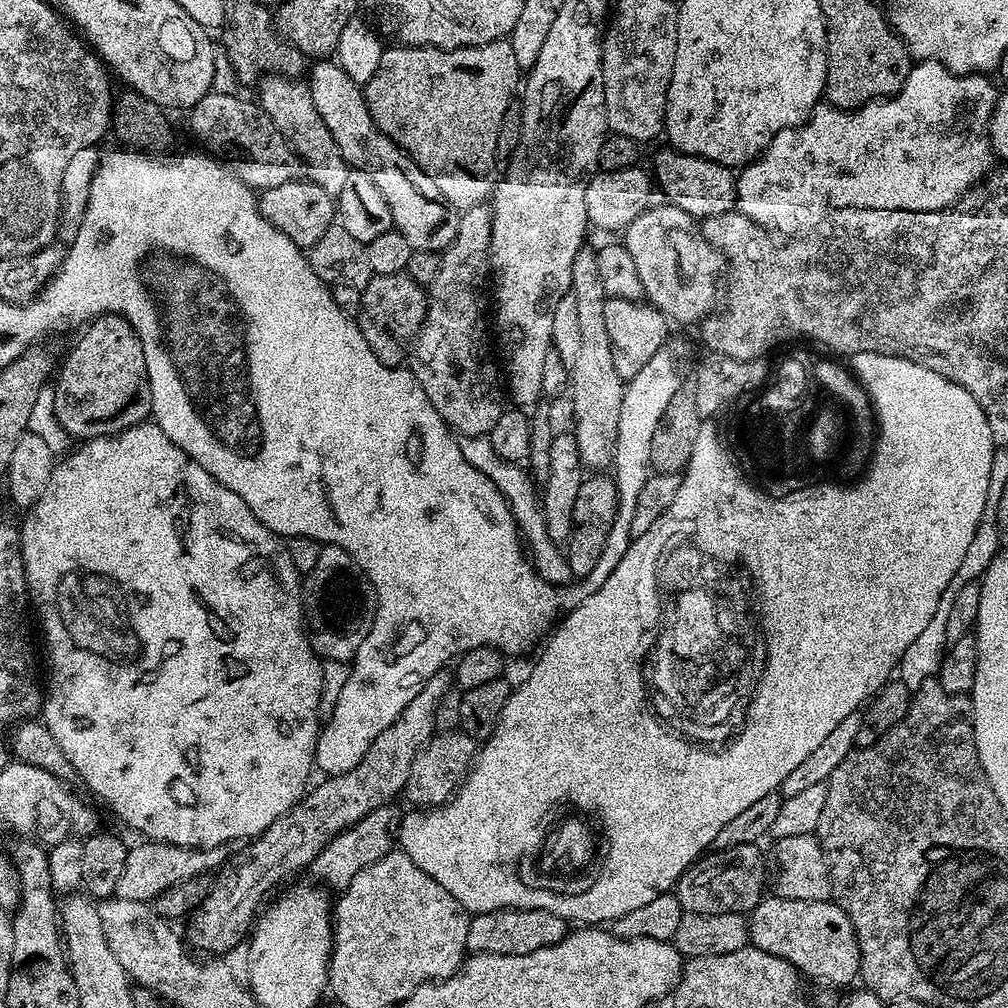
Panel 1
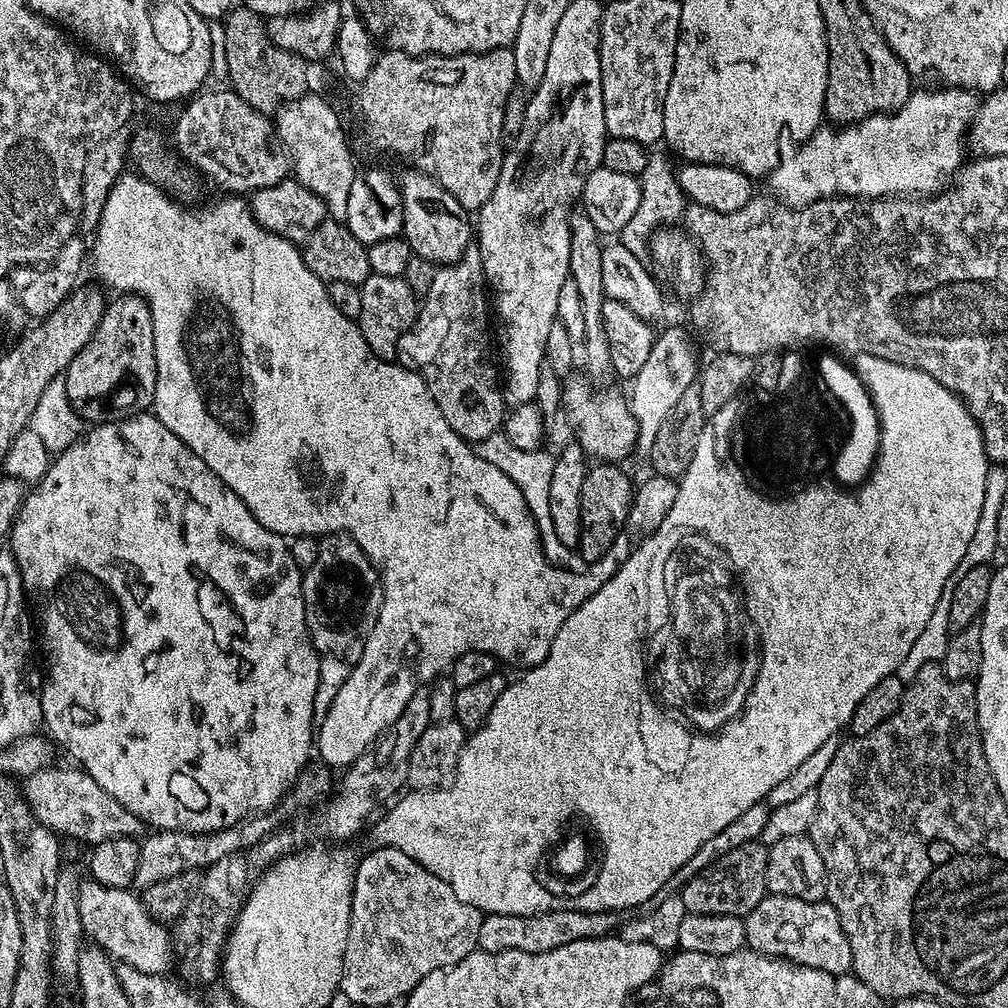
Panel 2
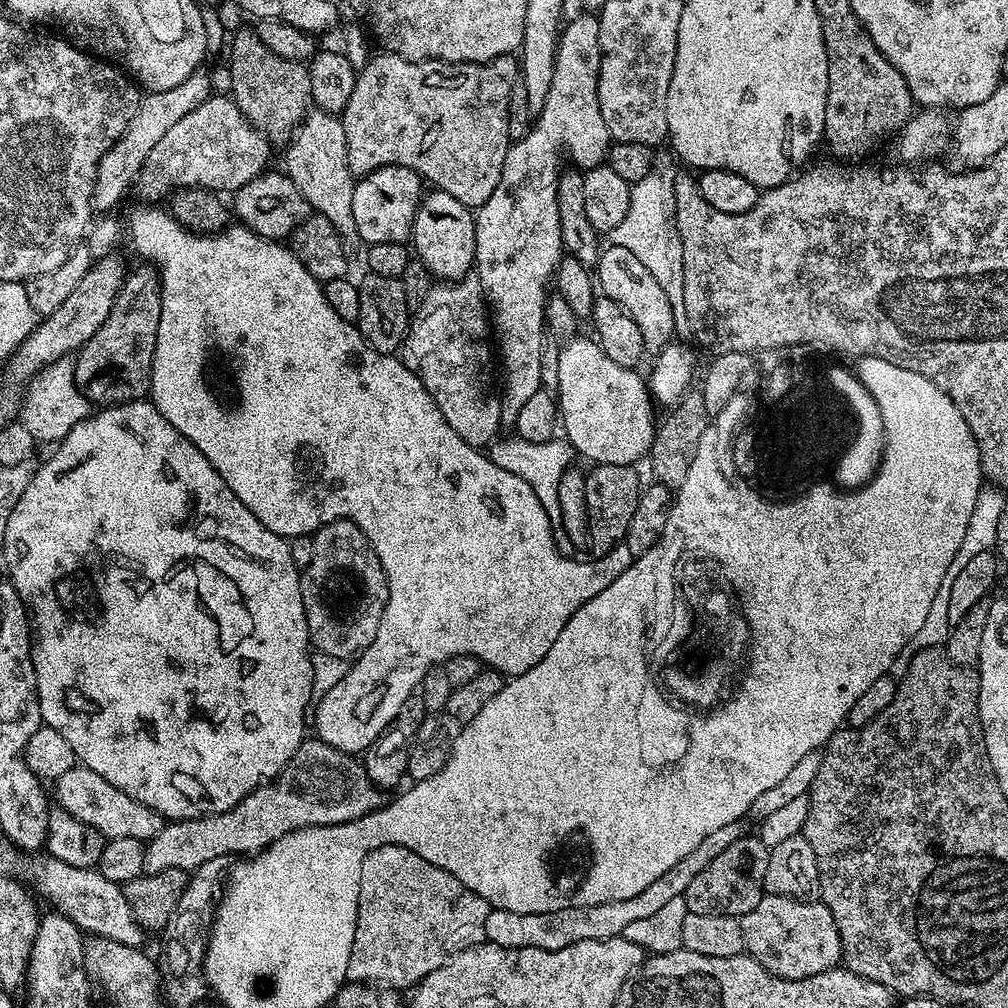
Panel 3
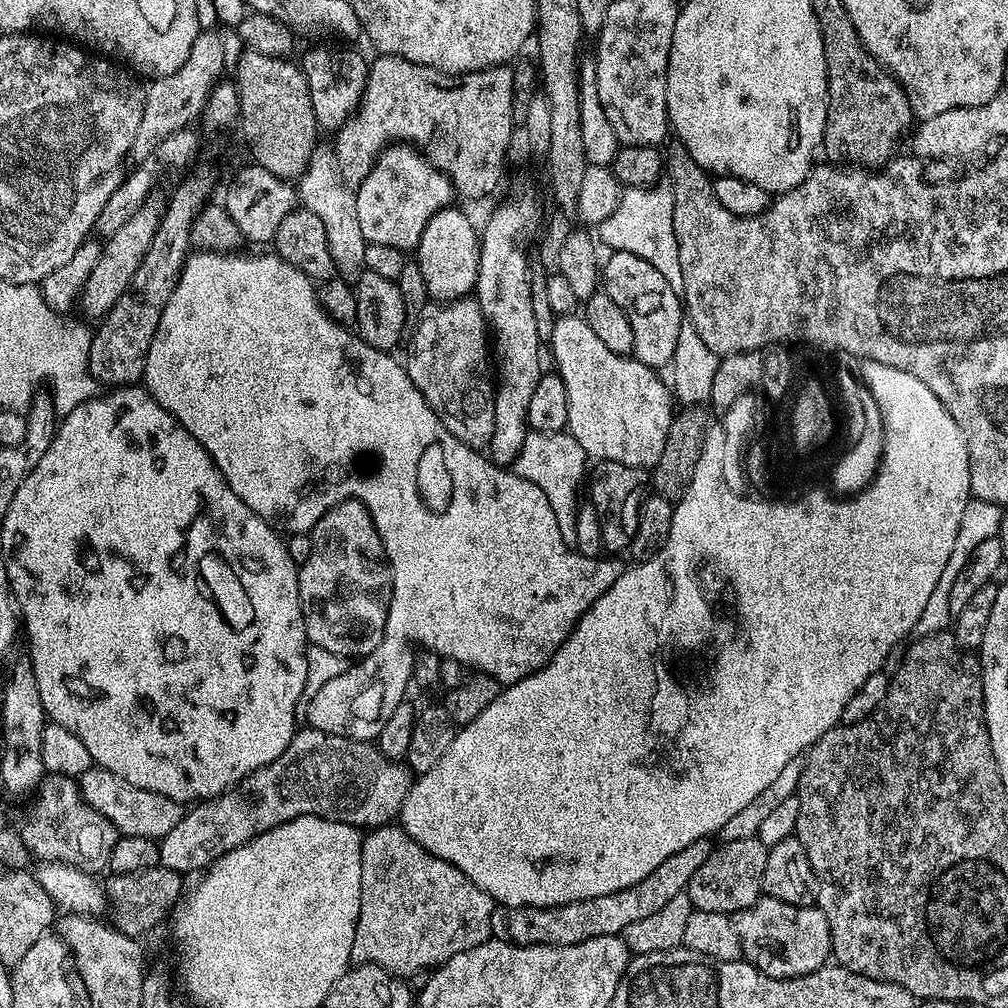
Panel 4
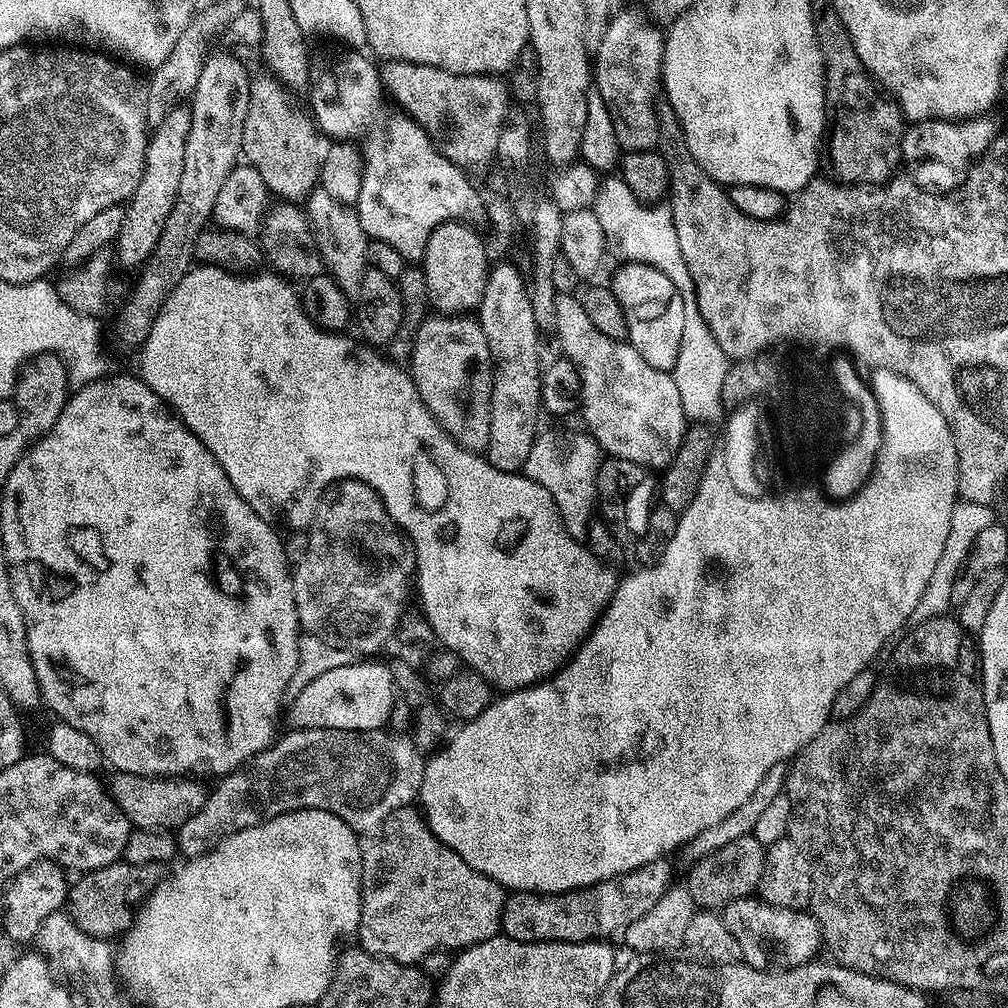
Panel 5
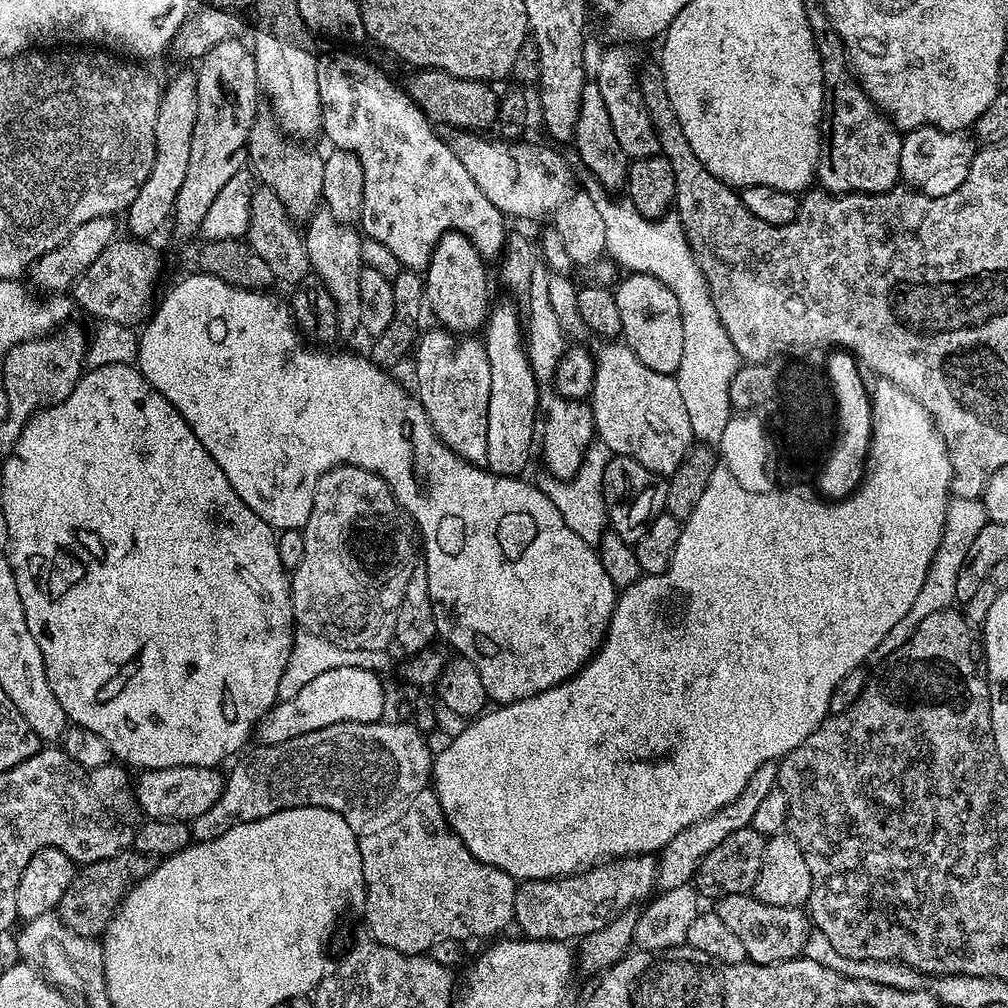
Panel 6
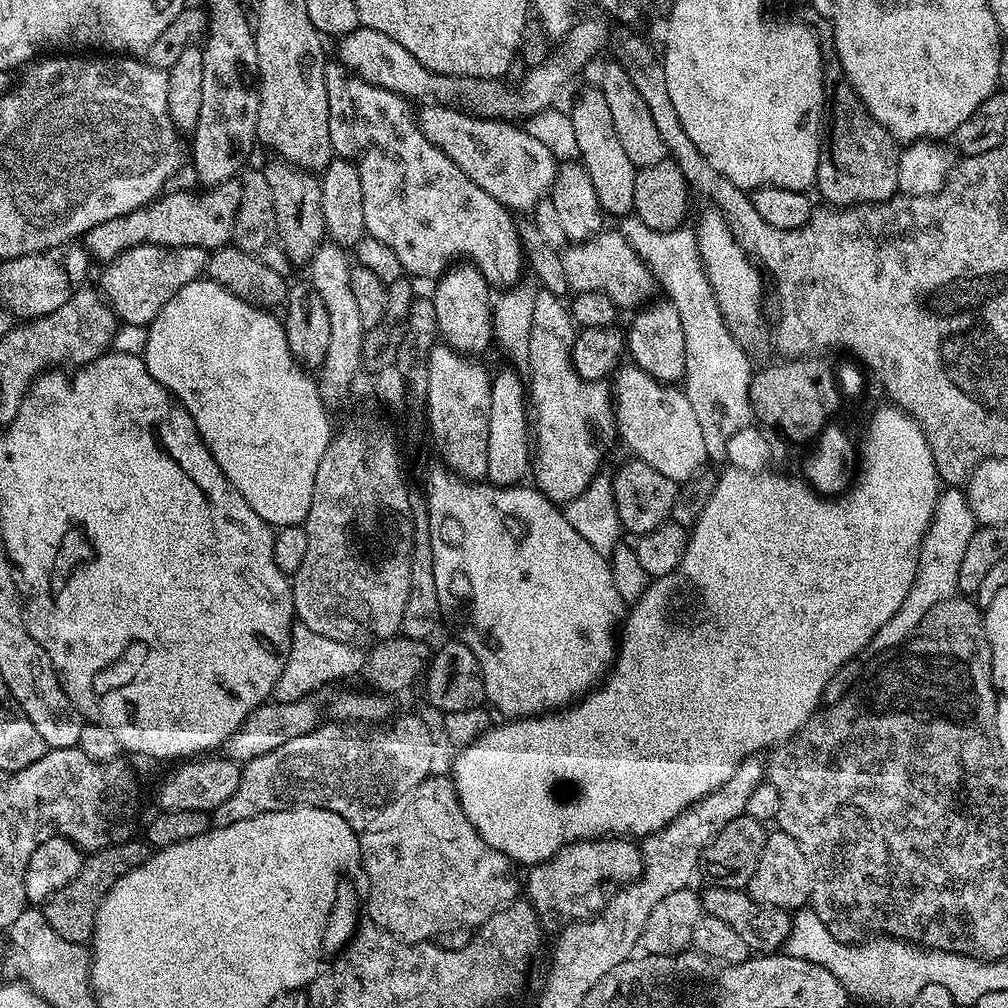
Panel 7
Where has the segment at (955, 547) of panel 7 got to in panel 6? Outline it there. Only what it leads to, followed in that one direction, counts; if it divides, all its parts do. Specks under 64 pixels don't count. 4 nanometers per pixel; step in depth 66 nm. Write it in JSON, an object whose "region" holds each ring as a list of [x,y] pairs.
{"region":[[[952,496],[949,499],[942,542],[934,554],[930,570],[926,574],[922,594],[918,594],[918,598],[914,598],[914,606],[910,610],[910,614],[906,614],[906,618],[902,618],[902,622],[898,622],[898,626],[894,626],[894,630],[890,630],[890,634],[886,634],[886,638],[882,638],[880,645],[873,650],[871,654],[873,661],[879,662],[886,659],[890,653],[898,650],[898,646],[902,646],[912,637],[918,622],[922,622],[922,618],[949,607],[956,600],[958,570],[962,570],[964,559],[970,550],[970,542],[974,542],[978,530],[982,530],[982,526],[986,526],[989,522],[983,499],[971,500],[970,498],[958,498],[957,496]]]}

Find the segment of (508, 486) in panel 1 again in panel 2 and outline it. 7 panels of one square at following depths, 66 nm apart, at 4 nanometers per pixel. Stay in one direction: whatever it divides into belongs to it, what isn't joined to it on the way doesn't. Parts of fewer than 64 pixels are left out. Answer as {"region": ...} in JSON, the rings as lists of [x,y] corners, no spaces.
{"region":[[[503,431],[490,434],[490,438],[479,441],[478,451],[486,462],[491,462],[493,466],[498,466],[518,490],[522,490],[522,498],[526,498],[526,506],[530,514],[535,518],[536,525],[540,531],[540,538],[544,541],[544,552],[548,555],[549,560],[561,565],[571,565],[574,560],[574,550],[558,538],[555,534],[554,524],[550,516],[550,480],[553,477],[556,456],[547,450],[535,452],[534,450],[518,450],[518,446],[513,446],[510,440],[506,438]]]}

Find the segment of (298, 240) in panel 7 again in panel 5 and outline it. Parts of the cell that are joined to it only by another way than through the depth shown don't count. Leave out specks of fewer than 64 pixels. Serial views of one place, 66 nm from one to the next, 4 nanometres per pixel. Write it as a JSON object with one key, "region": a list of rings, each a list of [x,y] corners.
{"region":[[[258,74],[253,75],[252,81],[250,82],[250,110],[246,110],[246,126],[242,134],[242,146],[244,147],[242,153],[243,159],[247,161],[247,163],[254,165],[258,170],[258,174],[262,174],[262,182],[266,182],[268,191],[273,197],[279,198],[284,202],[307,201],[308,196],[315,190],[320,182],[320,171],[322,170],[322,162],[324,161],[324,154],[326,151],[325,141],[322,139],[321,133],[317,129],[316,121],[312,119],[311,115],[309,115],[305,109],[303,112],[303,110],[292,101],[293,93],[290,91],[288,85],[280,81],[274,74],[263,75],[264,76],[258,76]]]}

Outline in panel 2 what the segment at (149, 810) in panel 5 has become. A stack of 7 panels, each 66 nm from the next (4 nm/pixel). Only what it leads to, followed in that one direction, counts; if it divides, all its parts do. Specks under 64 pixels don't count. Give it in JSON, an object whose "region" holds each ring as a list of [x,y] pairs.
{"region":[[[71,767],[43,768],[23,781],[22,795],[40,824],[45,824],[51,832],[55,832],[61,837],[67,838],[69,836],[72,840],[85,840],[88,846],[95,846],[119,836],[136,838],[145,831],[144,821],[139,820],[134,814],[130,814],[130,810],[126,810],[126,806],[122,806],[122,802],[118,802],[118,798],[110,798],[110,794],[106,794],[106,790],[102,790],[102,786],[98,786],[98,782],[94,782],[94,778],[90,778],[90,774],[86,774],[83,768]]]}

